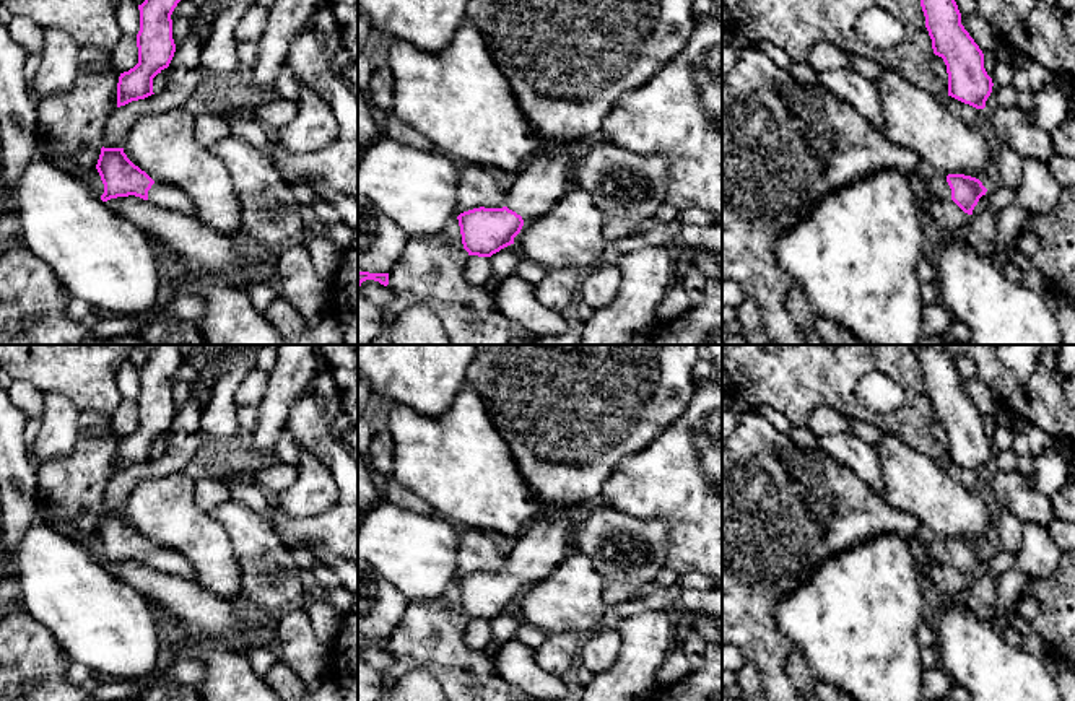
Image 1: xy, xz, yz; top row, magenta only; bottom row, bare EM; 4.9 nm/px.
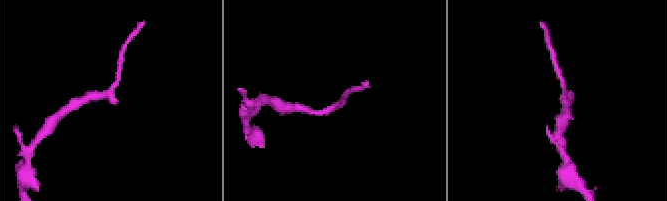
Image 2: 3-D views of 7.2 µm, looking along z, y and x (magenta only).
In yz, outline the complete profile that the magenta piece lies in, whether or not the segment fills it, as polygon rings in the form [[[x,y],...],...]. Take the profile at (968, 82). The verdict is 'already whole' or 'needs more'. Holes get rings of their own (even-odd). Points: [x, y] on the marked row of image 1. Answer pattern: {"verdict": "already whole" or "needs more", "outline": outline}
{"verdict": "already whole", "outline": [[[920,0],[925,16],[925,28],[932,39],[934,54],[942,57],[948,73],[948,96],[969,104],[976,109],[984,109],[986,101],[992,93],[992,78],[984,68],[984,54],[969,33],[961,24],[961,13],[955,0]]]}

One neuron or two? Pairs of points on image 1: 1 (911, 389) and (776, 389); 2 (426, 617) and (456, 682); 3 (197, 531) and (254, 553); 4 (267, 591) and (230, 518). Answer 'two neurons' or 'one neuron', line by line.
1: one neuron
2: one neuron
3: two neurons
4: one neuron

